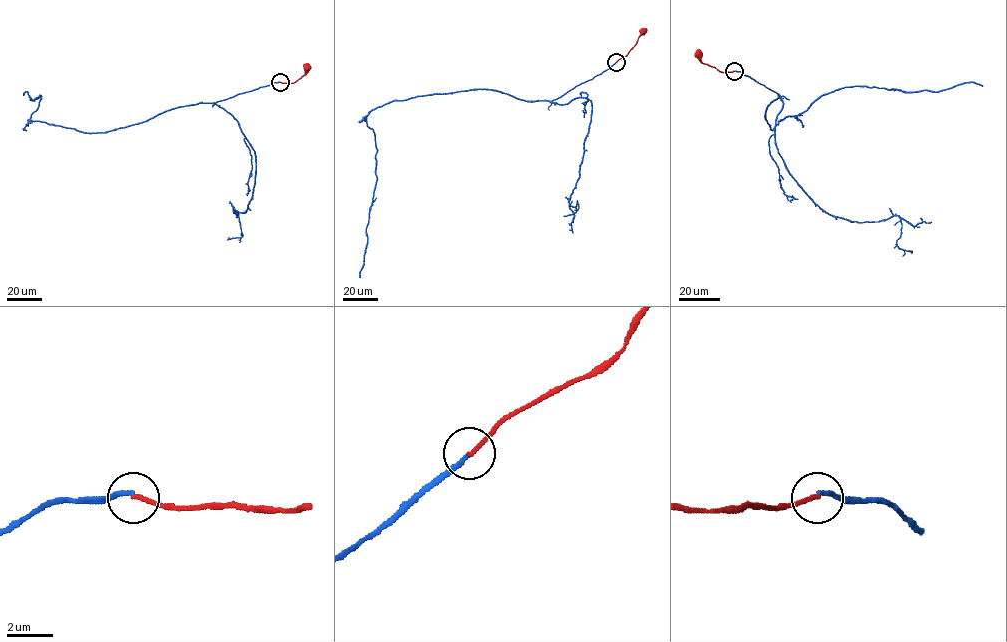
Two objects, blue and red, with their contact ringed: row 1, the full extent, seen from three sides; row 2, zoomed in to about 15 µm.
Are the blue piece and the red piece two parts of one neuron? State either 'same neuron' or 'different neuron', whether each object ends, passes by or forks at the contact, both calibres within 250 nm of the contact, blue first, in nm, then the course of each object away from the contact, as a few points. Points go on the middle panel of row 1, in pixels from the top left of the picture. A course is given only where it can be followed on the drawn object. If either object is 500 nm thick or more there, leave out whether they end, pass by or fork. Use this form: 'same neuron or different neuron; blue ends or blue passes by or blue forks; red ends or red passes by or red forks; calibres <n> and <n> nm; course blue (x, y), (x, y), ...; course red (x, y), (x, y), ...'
different neuron; blue ends; red ends; calibres 190 and 180 nm; course blue (616, 62), (551, 101), (477, 89), (393, 100), (372, 109), (366, 123), (374, 133), (376, 179), (359, 277); course red (616, 62), (626, 55), (642, 32)

